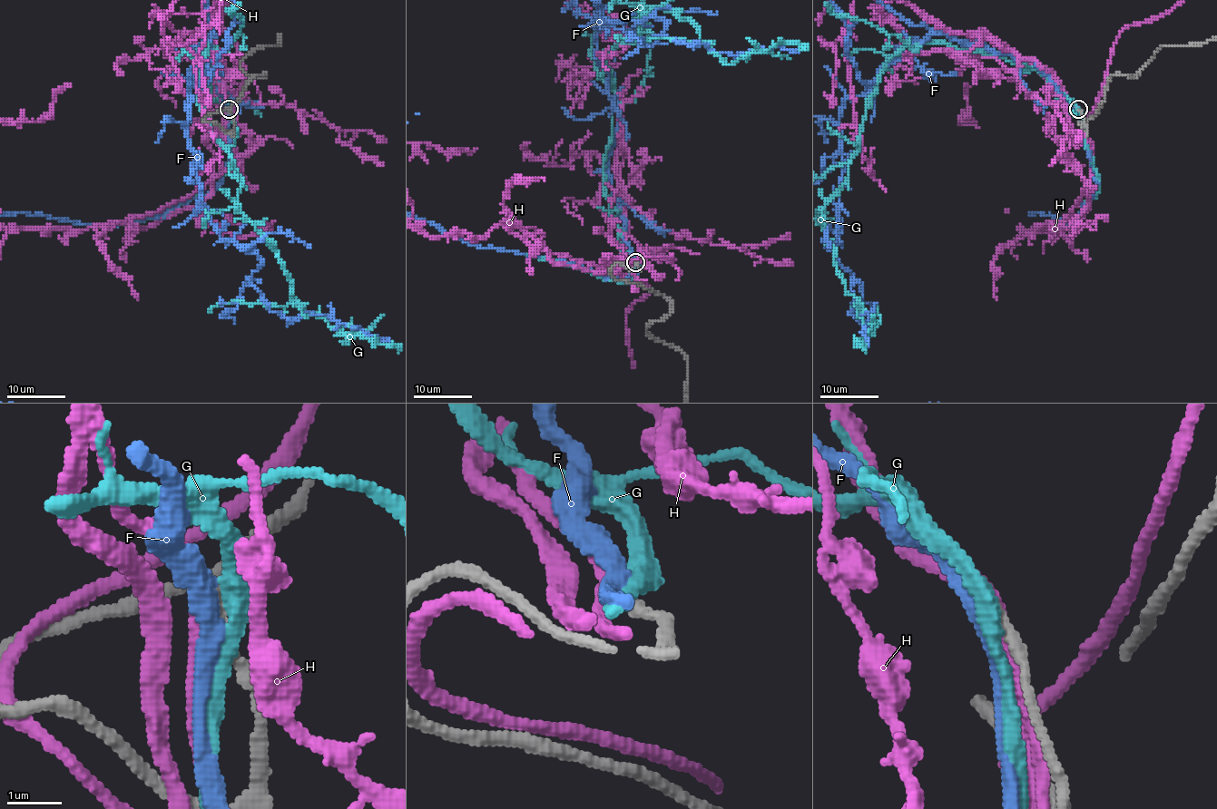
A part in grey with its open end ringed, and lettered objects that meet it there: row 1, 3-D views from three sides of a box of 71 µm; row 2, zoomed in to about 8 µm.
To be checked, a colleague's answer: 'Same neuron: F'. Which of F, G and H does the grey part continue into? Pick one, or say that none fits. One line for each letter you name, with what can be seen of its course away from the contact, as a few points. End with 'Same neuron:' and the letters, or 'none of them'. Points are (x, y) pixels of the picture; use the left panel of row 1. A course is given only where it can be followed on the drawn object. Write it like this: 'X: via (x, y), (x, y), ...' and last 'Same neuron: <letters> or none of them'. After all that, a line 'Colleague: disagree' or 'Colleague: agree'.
Same neuron: F
Colleague: agree

